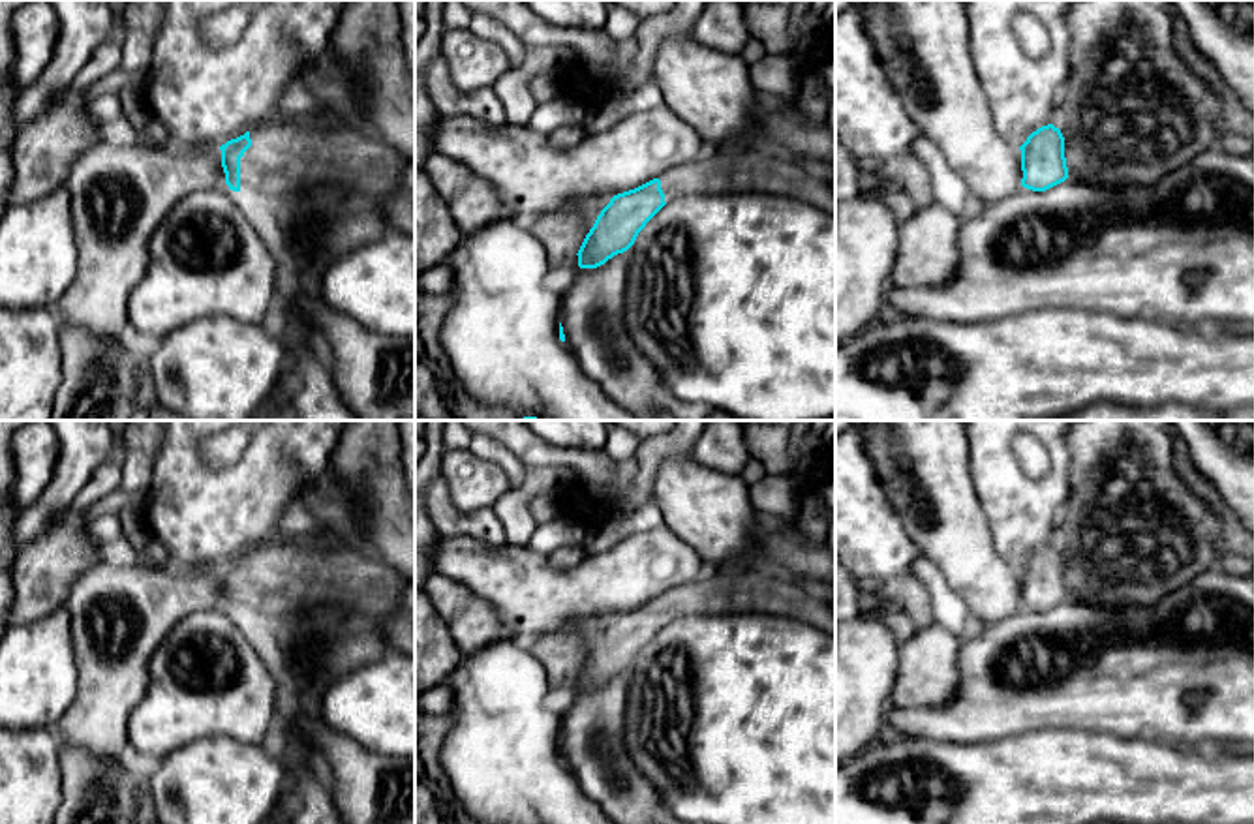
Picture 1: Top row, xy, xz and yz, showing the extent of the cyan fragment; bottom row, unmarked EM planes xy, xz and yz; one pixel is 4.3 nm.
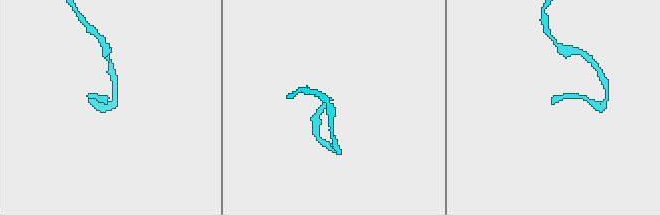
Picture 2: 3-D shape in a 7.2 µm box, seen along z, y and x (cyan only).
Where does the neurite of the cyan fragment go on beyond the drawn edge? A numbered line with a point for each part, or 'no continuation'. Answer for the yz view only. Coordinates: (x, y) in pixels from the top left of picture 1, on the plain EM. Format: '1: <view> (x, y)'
no continuation

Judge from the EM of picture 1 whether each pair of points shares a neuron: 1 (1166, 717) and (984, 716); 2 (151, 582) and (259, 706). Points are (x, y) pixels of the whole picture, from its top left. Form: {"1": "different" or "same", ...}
{"1": "same", "2": "different"}

